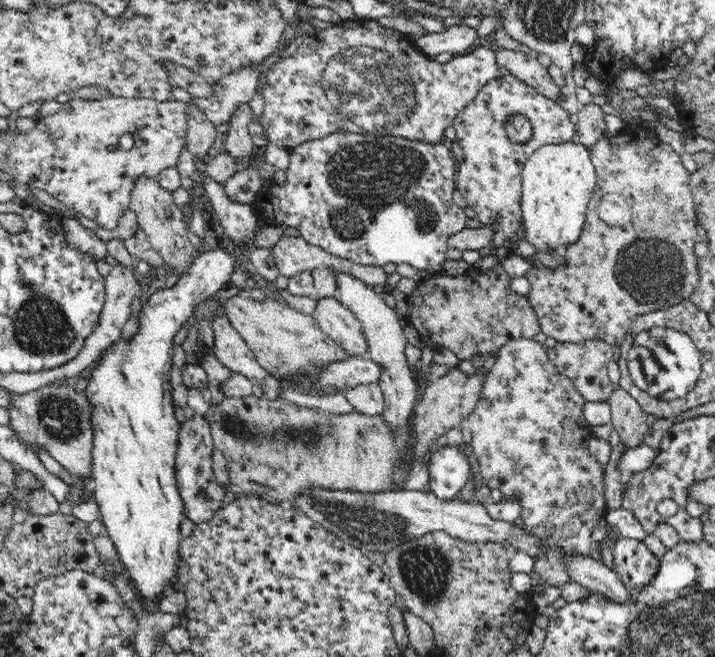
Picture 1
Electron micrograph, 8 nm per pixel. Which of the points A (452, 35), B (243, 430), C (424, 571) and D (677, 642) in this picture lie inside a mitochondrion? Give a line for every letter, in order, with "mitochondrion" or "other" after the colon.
A: other
B: mitochondrion
C: mitochondrion
D: mitochondrion

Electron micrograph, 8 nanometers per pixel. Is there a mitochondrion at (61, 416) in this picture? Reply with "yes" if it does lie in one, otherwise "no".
yes

